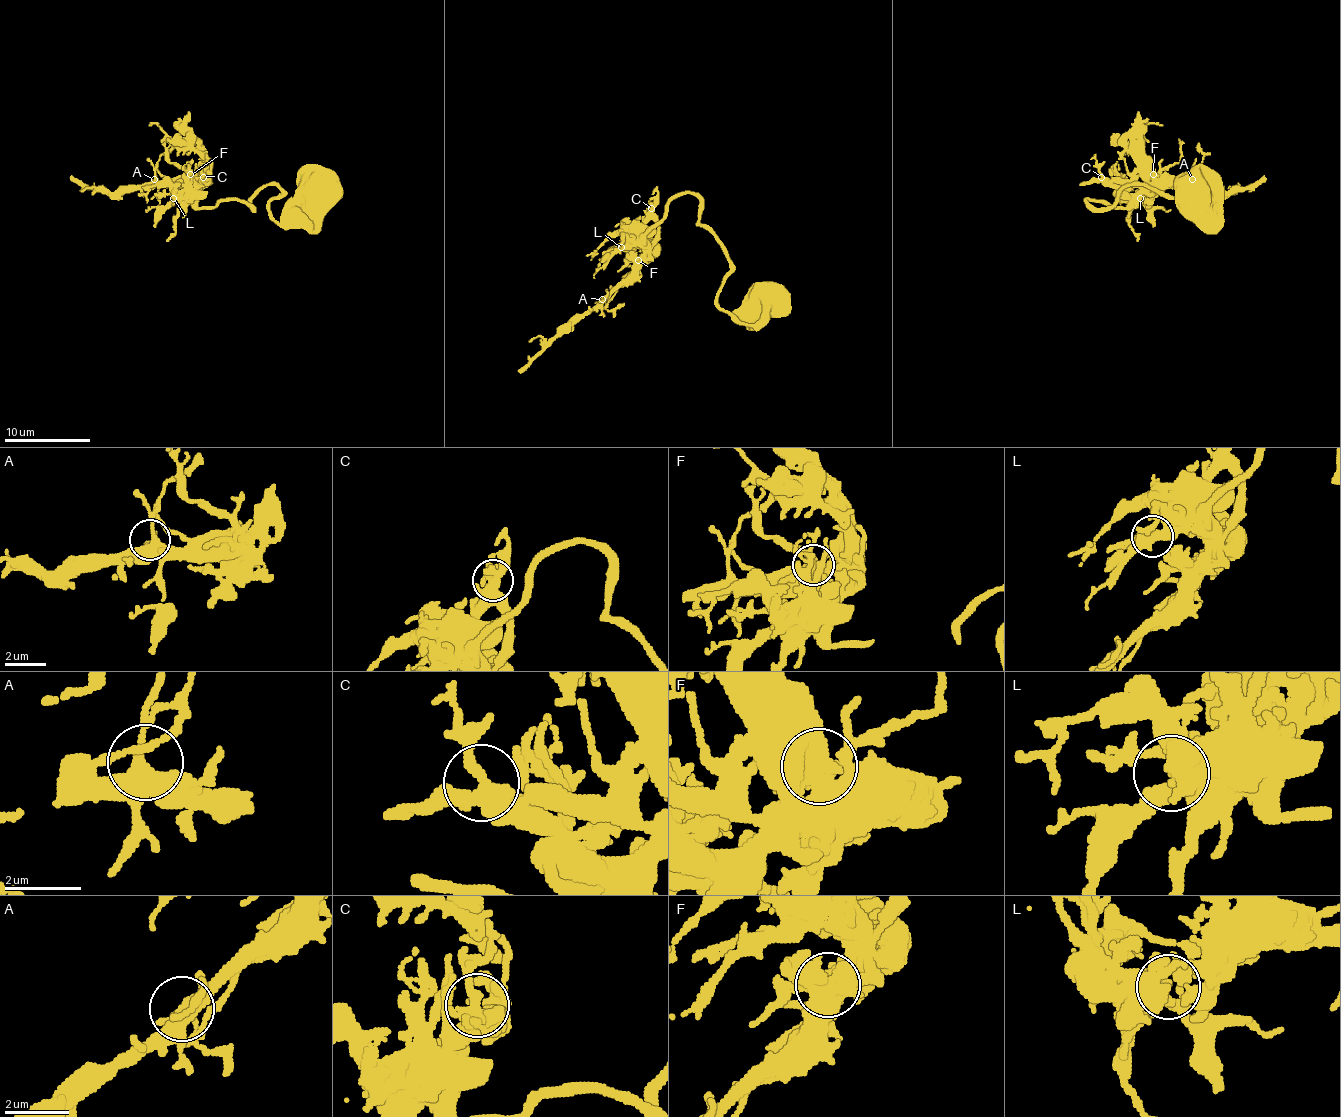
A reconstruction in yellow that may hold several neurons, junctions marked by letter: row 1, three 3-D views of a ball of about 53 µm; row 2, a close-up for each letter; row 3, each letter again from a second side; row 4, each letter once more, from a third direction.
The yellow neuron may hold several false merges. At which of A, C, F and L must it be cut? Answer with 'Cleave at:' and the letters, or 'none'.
Cleave at: none

